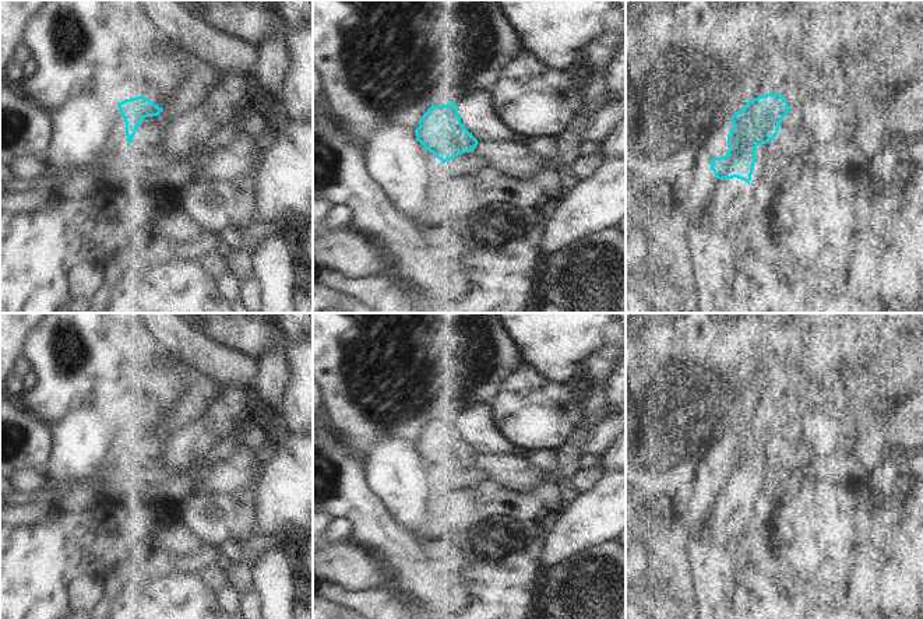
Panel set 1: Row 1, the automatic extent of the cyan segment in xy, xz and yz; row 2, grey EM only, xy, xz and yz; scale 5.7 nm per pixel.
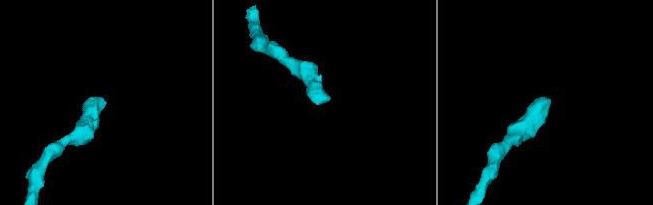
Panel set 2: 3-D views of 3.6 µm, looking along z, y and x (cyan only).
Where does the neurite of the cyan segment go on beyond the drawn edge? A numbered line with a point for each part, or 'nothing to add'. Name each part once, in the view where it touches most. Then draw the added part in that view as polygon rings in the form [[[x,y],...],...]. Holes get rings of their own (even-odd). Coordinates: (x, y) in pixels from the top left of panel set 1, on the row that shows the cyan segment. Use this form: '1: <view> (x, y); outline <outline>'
1: xy (171, 67); outline [[[159,45],[148,70],[142,96],[165,108],[195,68],[193,56],[180,48]]]

